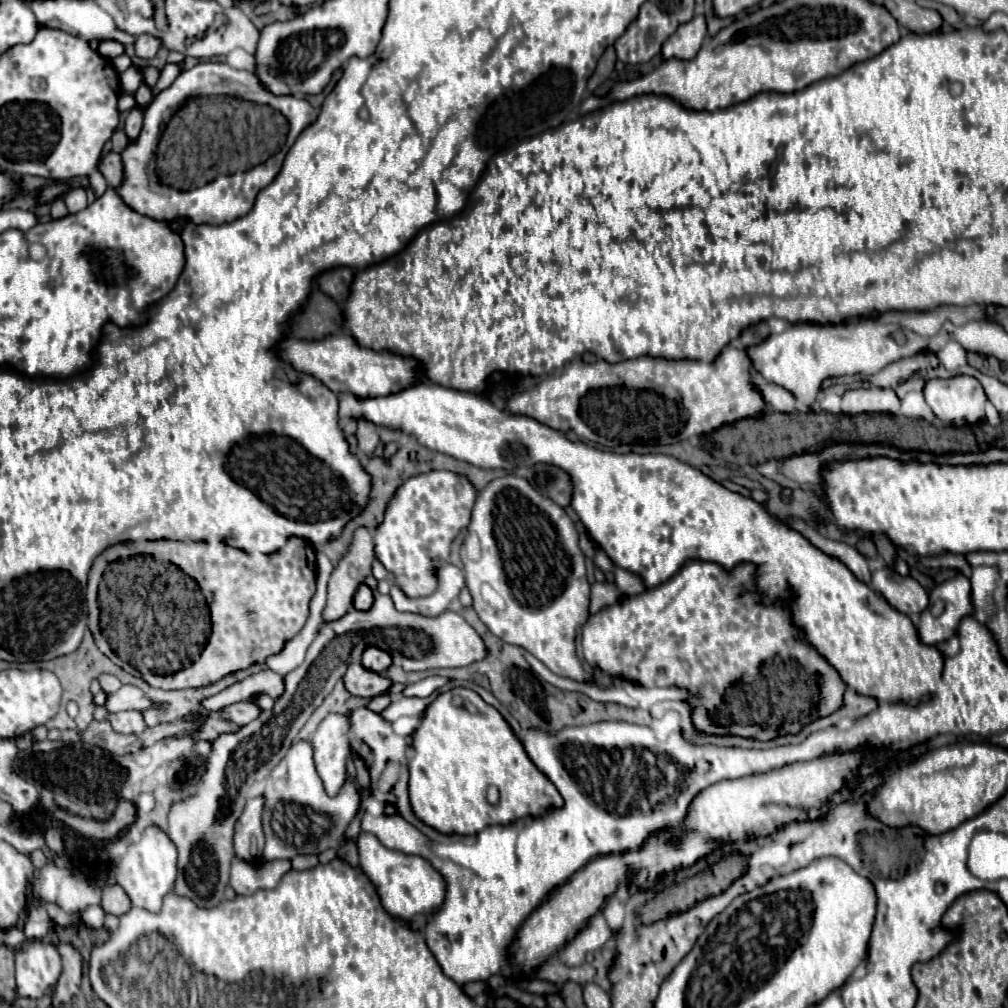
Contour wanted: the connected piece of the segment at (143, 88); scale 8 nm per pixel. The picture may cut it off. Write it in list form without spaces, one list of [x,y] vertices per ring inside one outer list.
[[[146,83],[140,85],[140,89],[134,93],[134,97],[136,97],[136,105],[138,105],[138,109],[142,109],[142,111],[146,111],[148,105],[152,103],[152,99],[154,99],[152,89],[150,89]]]

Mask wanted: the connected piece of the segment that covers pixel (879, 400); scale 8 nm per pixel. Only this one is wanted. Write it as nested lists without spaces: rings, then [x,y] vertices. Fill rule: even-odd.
[[[868,387],[852,389],[842,397],[842,411],[848,415],[856,413],[898,413],[900,399],[892,389]]]

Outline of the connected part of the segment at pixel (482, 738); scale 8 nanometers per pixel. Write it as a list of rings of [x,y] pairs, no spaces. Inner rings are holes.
[[[456,687],[452,691],[440,693],[426,707],[420,727],[412,733],[412,749],[414,755],[408,763],[410,805],[412,811],[416,809],[416,817],[438,833],[476,835],[486,825],[508,825],[516,819],[536,817],[541,812],[550,810],[550,807],[562,805],[560,793],[556,791],[552,781],[536,769],[512,727],[504,721],[504,717],[500,717],[500,713],[492,705],[488,705],[478,693],[470,689]],[[490,785],[496,785],[500,791],[500,801],[496,807],[488,805],[486,801],[486,789]]]

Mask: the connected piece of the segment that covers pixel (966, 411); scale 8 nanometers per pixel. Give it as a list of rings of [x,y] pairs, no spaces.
[[[956,375],[950,379],[930,379],[924,385],[924,399],[932,413],[952,425],[974,425],[986,417],[984,413],[984,389],[968,375]]]

